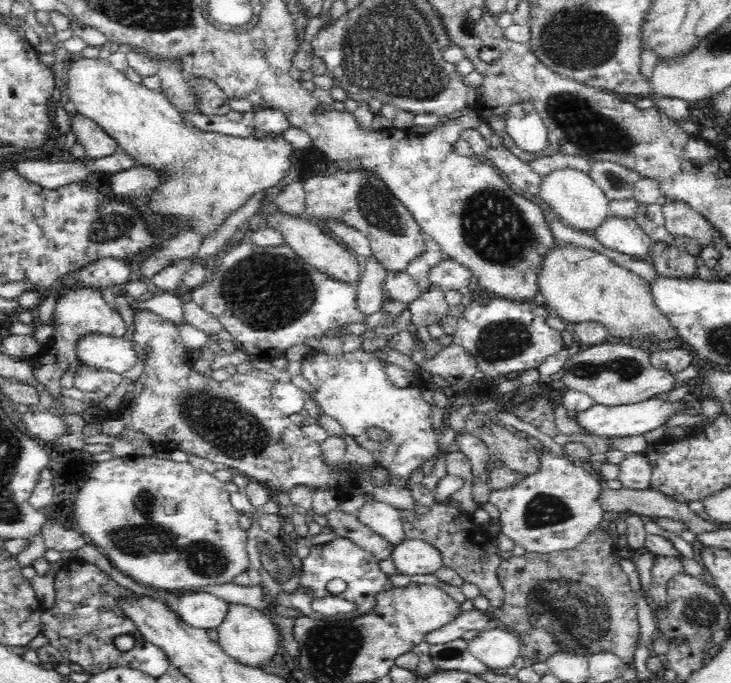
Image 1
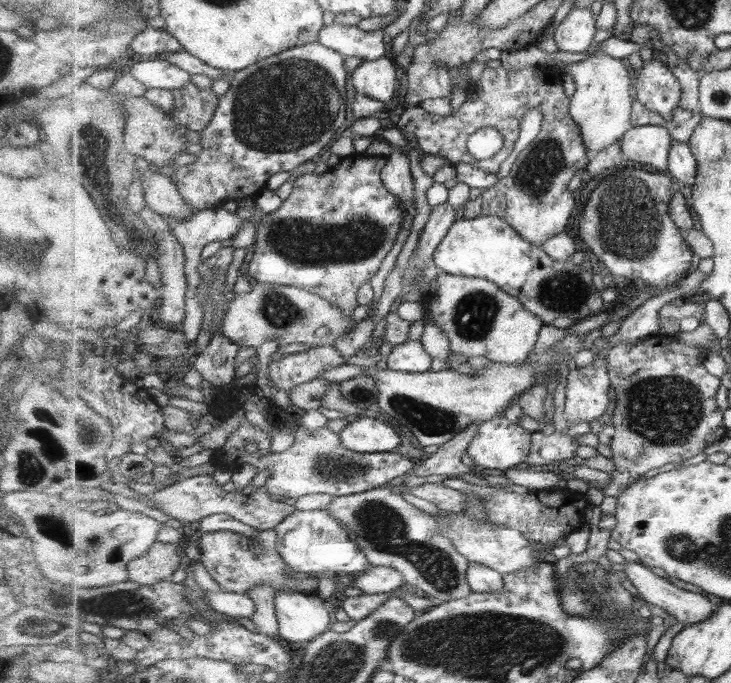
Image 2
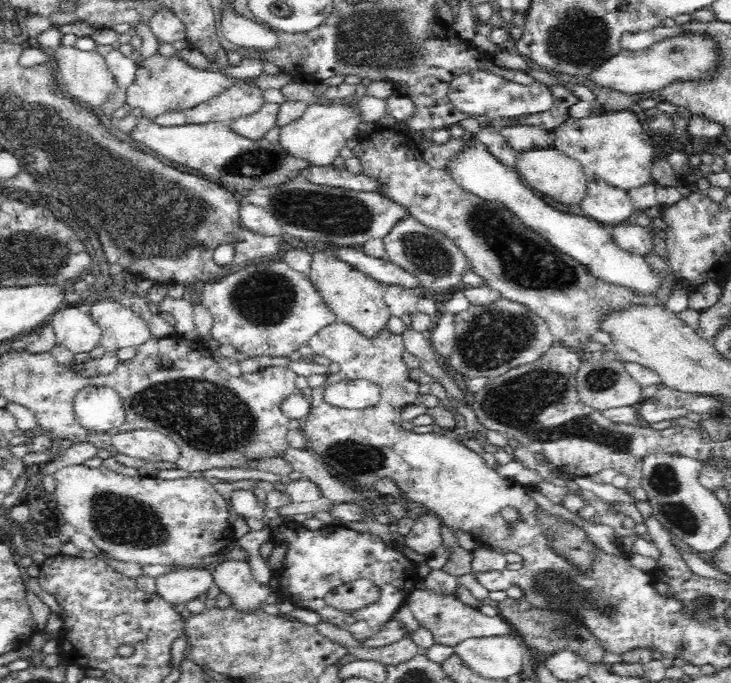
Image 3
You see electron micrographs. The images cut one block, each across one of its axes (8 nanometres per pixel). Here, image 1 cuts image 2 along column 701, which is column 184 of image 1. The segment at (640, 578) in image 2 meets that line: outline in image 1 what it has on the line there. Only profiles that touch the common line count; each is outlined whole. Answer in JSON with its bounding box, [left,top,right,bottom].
[178,591,229,629]

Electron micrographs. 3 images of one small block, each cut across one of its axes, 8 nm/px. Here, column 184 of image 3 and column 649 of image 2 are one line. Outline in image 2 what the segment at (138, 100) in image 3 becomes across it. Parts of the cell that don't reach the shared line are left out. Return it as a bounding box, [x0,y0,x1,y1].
[634,57,683,118]

